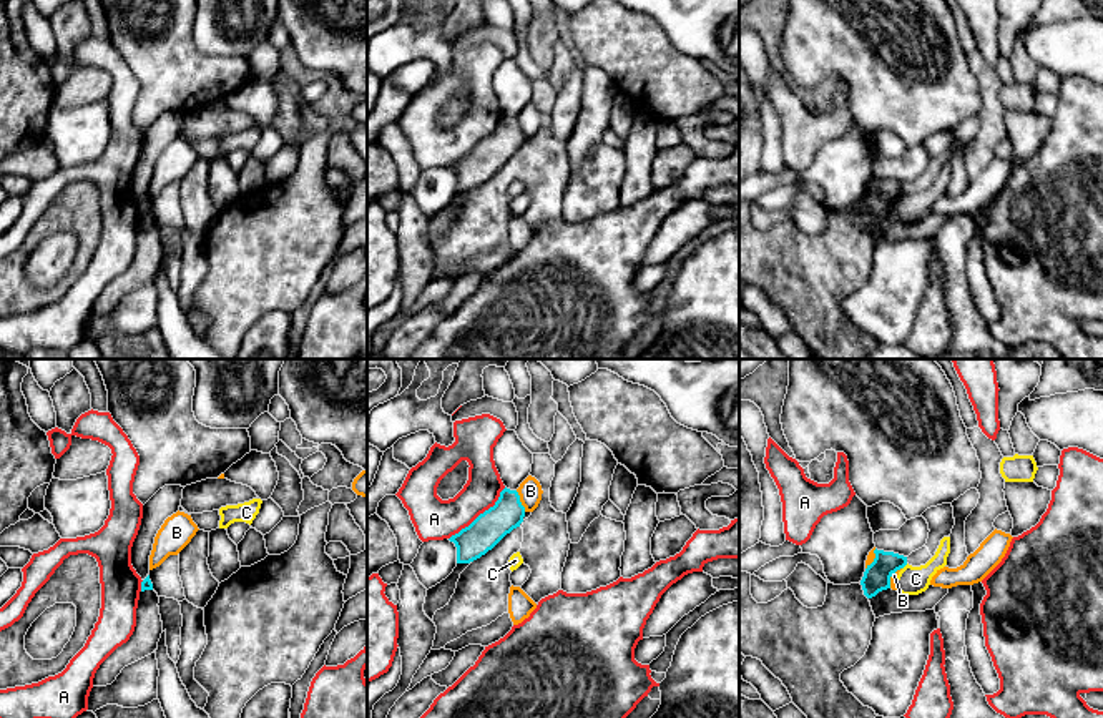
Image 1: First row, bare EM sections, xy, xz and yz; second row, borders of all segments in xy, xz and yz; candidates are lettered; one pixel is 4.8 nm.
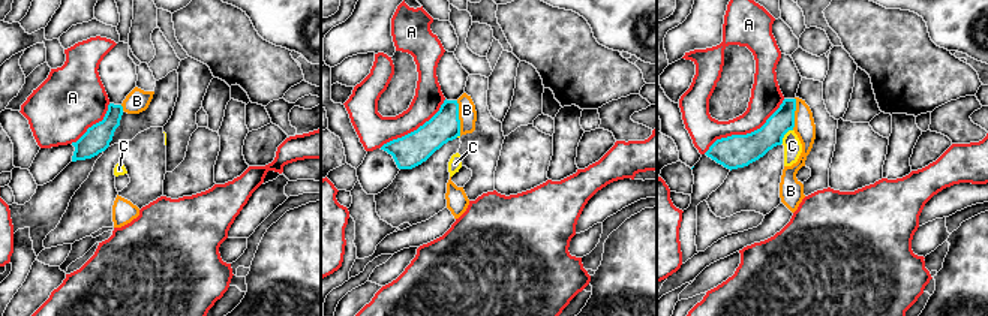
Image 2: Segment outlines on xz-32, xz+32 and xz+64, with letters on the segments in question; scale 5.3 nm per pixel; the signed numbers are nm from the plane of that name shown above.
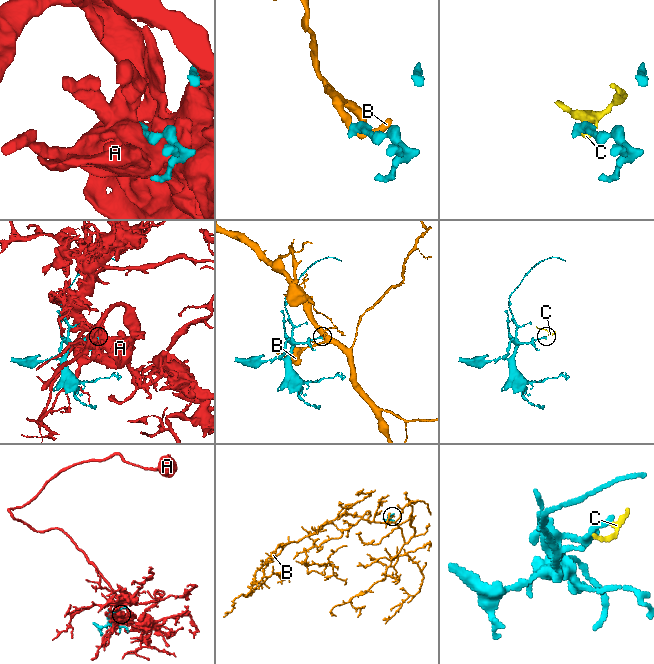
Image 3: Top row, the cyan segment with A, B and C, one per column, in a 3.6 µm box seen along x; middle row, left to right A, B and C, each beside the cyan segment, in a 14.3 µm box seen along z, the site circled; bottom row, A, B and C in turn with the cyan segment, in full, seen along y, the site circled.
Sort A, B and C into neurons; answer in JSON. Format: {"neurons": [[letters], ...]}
{"neurons": [["A"], ["B"], ["C"]]}

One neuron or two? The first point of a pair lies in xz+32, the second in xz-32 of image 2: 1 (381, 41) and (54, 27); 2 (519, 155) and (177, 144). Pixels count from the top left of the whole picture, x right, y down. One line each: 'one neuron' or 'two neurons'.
1: two neurons
2: two neurons

